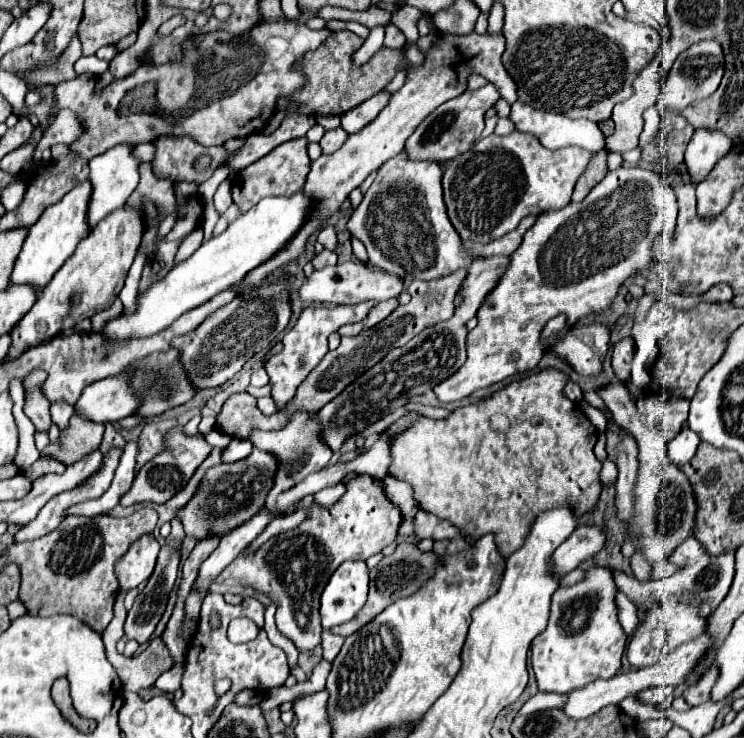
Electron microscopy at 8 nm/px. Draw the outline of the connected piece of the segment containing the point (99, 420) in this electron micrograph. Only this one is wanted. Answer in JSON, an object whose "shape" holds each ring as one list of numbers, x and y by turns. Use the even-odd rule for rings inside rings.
{"shape":[[125,374,89,384,75,402,75,416,95,424,113,424,131,416,137,406,139,396,129,386,129,374]]}

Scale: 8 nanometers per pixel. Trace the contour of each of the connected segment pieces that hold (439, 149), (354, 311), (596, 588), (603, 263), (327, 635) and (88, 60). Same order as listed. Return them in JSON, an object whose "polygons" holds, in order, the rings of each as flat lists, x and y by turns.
{"polygons":[[[489,82,479,90,473,90,473,92,465,90,457,98,443,102,439,108,435,108,415,128,415,132,405,142,403,152,407,154,409,160,433,160,433,162,449,162,449,160,461,156,463,152,467,152,479,140,479,136,481,136,481,132,485,128,483,114,497,100,499,100,499,92,497,92,495,85]],[[365,300,365,302,359,302,355,306,333,306,333,308,327,308,327,306,309,306,305,308,295,326,285,334,283,338,283,352,281,354,275,354,267,360,265,368,271,376,271,384,273,384,273,392,271,396,275,398,279,410,287,406,287,402,295,396,297,392,297,386,307,378,307,374,323,360,323,356,327,354,327,336,337,332,341,326,345,324,353,324,353,322,361,322,367,312,371,310,375,302,373,300]],[[601,566,589,568,585,580,581,580,569,588,559,588,553,594,549,624,531,642,531,664,533,664,541,692,565,694,573,688,579,688,581,684,593,682,597,678,613,678,617,674,617,670,621,668,621,658,625,652,627,634,617,620,615,594,617,594,617,586,613,582,613,574,609,572,609,568,601,568]],[[639,166,609,172,583,202,571,202,561,210,541,212,535,224,525,232,521,246,511,254,509,266,497,282,497,288,485,296,481,308,477,310,477,326,467,334,467,362,459,368,457,374,449,376,437,386,437,398,441,402,455,402,479,388,487,388,505,380,507,376,535,368,547,352,547,344,541,342,545,324,551,318,565,314,567,324,573,326,591,314,603,314,611,310,621,284,655,262,655,238,665,232,665,238,673,240,675,220,675,190,665,184,665,178,659,172]],[[323,630,323,642,321,642,321,646,323,646,323,658,331,662,339,654,343,642,345,642,345,638,335,636,329,630]],[[81,56,75,63,74,69,78,75,89,73,95,76,103,74,109,67,109,62,93,56]]]}

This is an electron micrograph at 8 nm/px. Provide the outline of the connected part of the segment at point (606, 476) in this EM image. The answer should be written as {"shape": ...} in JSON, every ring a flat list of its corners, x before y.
{"shape":[[607,458,602,463,602,470,600,474,601,484,603,486,610,486,616,483,618,470,616,465]]}

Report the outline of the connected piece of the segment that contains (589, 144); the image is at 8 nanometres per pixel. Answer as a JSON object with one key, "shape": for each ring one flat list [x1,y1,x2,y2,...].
{"shape":[[515,102,511,106,511,116,509,116,515,124,515,128,519,132,529,132,529,134,535,134,543,146,547,148,565,148,565,146,579,146,579,148,585,148,585,150,591,150,591,152,599,152,601,148,605,148,605,136,603,132,599,130,599,126,591,120,585,120,585,118,567,118,563,114,553,114,553,112,543,112,543,110,535,110,533,106,527,106,527,104,521,104,521,102]]}

